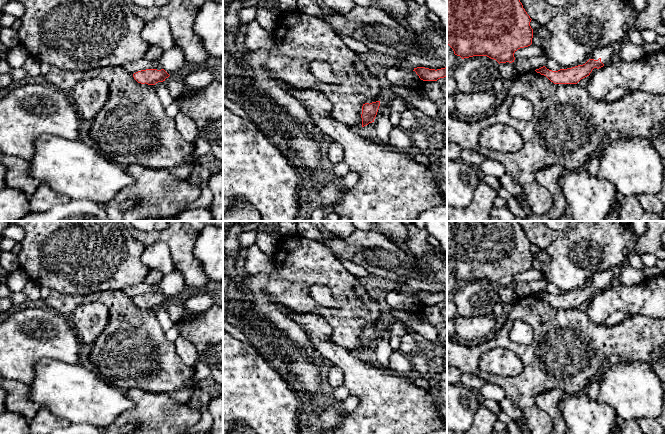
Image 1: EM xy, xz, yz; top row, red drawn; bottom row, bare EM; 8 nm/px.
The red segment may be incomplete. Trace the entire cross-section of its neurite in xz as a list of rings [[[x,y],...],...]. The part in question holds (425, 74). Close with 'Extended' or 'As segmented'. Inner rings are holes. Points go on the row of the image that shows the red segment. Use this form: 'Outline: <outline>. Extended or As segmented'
Outline: [[[425,67],[414,68],[416,74],[423,81],[437,81],[440,78],[447,77],[447,67],[441,69],[429,69]]]. As segmented

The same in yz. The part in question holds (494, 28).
Outline: [[[447,0],[447,44],[462,59],[487,56],[512,63],[518,49],[532,44],[531,20],[520,0]]]. As segmented

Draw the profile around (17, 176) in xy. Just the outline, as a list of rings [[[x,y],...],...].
[[[0,151],[0,163],[5,166],[5,178],[8,187],[19,189],[30,196],[42,184],[40,180],[29,174],[28,161],[20,157],[5,155]]]

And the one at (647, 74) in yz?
[[[665,48],[635,61],[618,60],[604,65],[589,78],[586,90],[591,98],[602,101],[616,87],[665,95]]]

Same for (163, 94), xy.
[[[164,81],[158,82],[154,86],[157,92],[157,96],[159,100],[161,101],[162,105],[165,108],[168,107],[173,102],[174,99],[170,95],[166,83]]]

